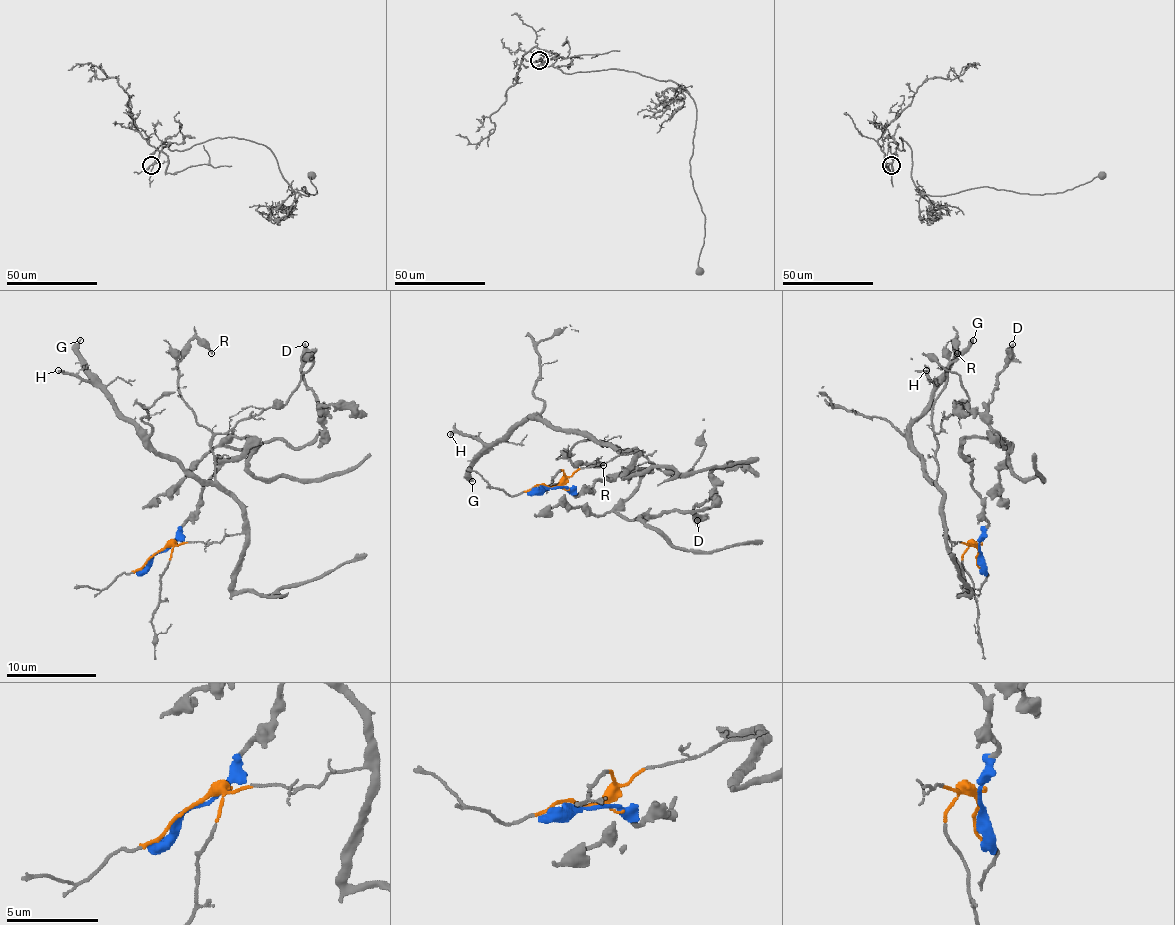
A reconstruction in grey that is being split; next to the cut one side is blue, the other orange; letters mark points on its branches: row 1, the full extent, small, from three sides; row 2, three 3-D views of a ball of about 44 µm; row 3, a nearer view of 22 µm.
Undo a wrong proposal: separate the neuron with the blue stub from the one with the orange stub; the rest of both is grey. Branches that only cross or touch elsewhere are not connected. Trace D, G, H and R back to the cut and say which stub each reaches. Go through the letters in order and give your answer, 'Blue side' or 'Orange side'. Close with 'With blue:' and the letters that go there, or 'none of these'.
D: Blue side
G: Orange side
H: Orange side
R: Orange side
With blue: D

